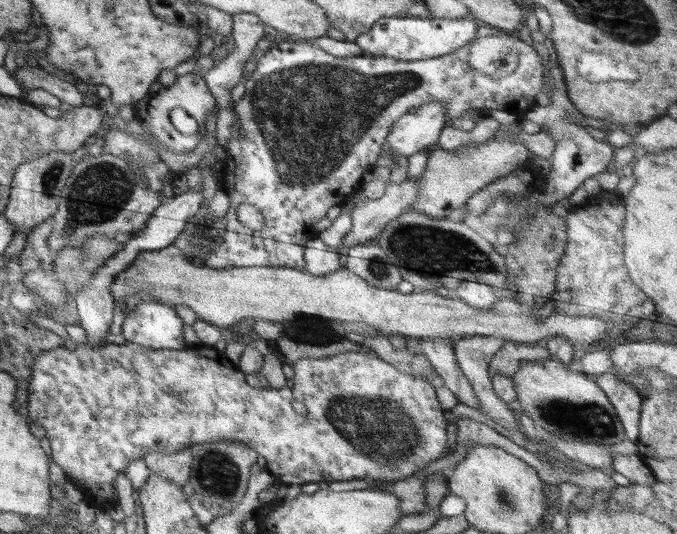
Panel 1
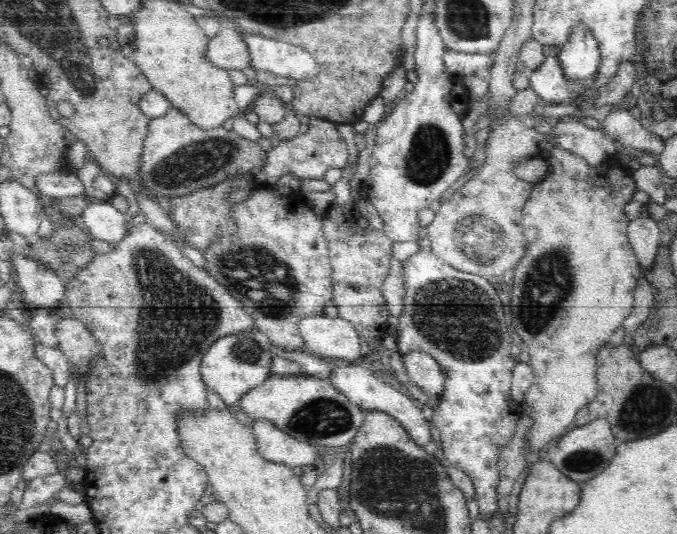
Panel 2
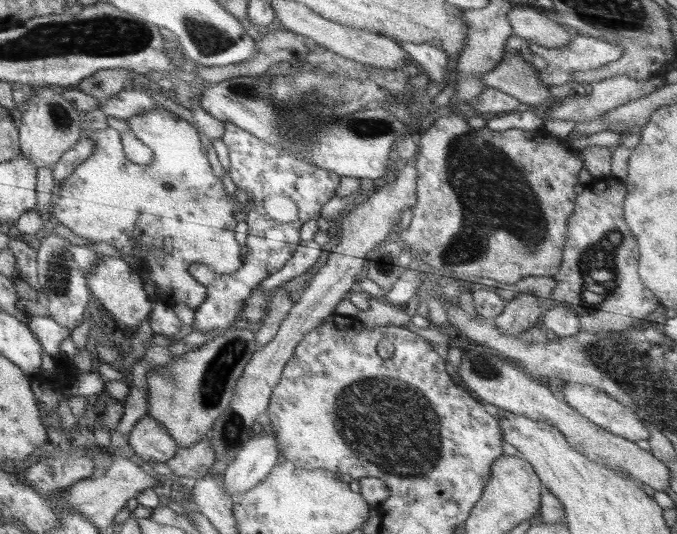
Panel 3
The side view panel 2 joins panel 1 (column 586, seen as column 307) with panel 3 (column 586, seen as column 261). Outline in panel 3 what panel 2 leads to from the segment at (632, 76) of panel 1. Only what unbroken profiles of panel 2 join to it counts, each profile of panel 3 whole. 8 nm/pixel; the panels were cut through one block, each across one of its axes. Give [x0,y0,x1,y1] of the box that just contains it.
[502,34,623,86]

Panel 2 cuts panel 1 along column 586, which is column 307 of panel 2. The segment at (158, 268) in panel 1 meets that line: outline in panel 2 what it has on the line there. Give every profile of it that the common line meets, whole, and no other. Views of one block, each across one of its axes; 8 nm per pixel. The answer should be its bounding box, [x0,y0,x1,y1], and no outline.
[299,314,361,360]

